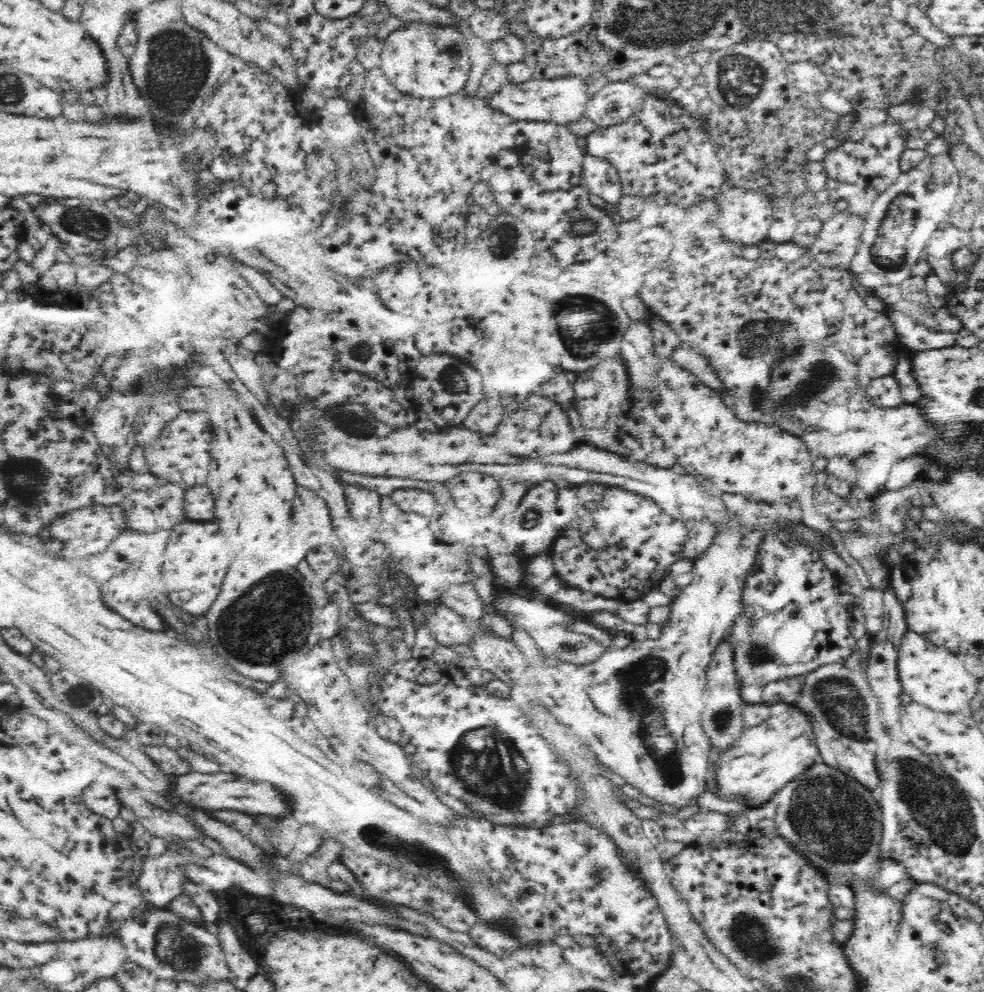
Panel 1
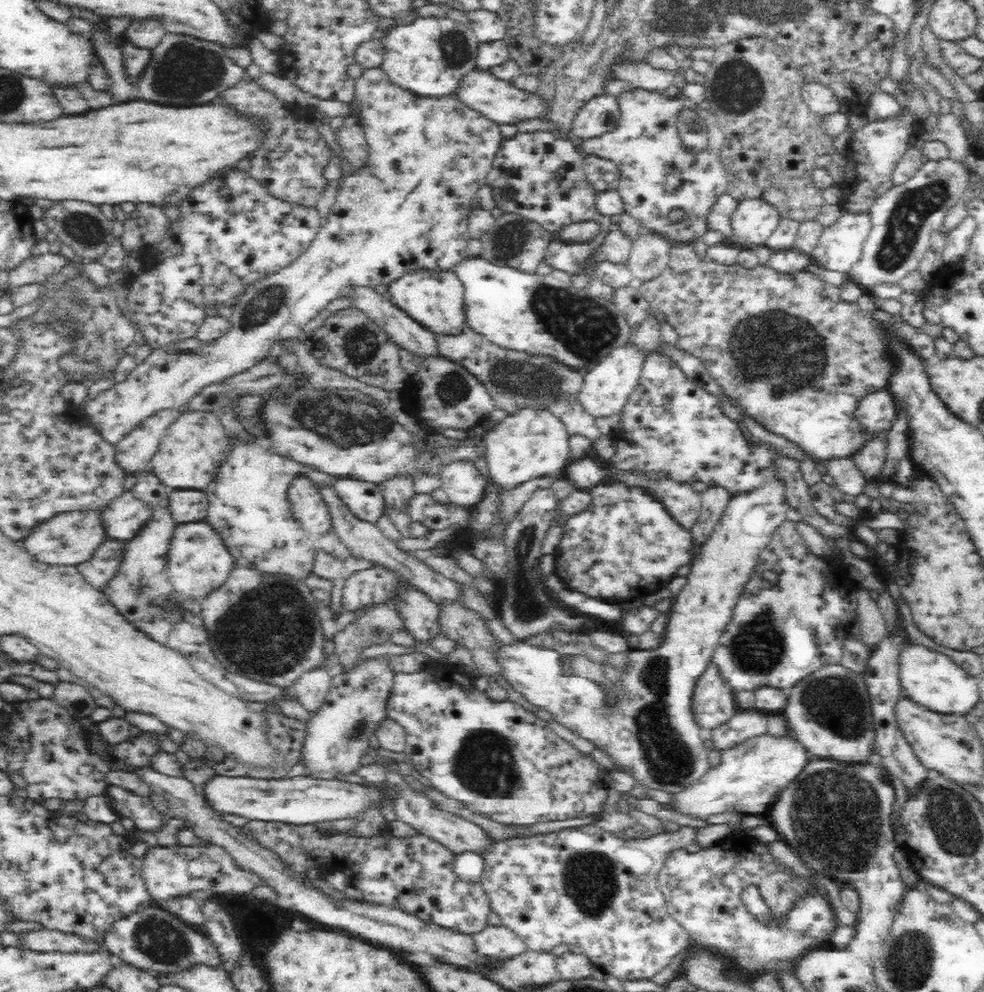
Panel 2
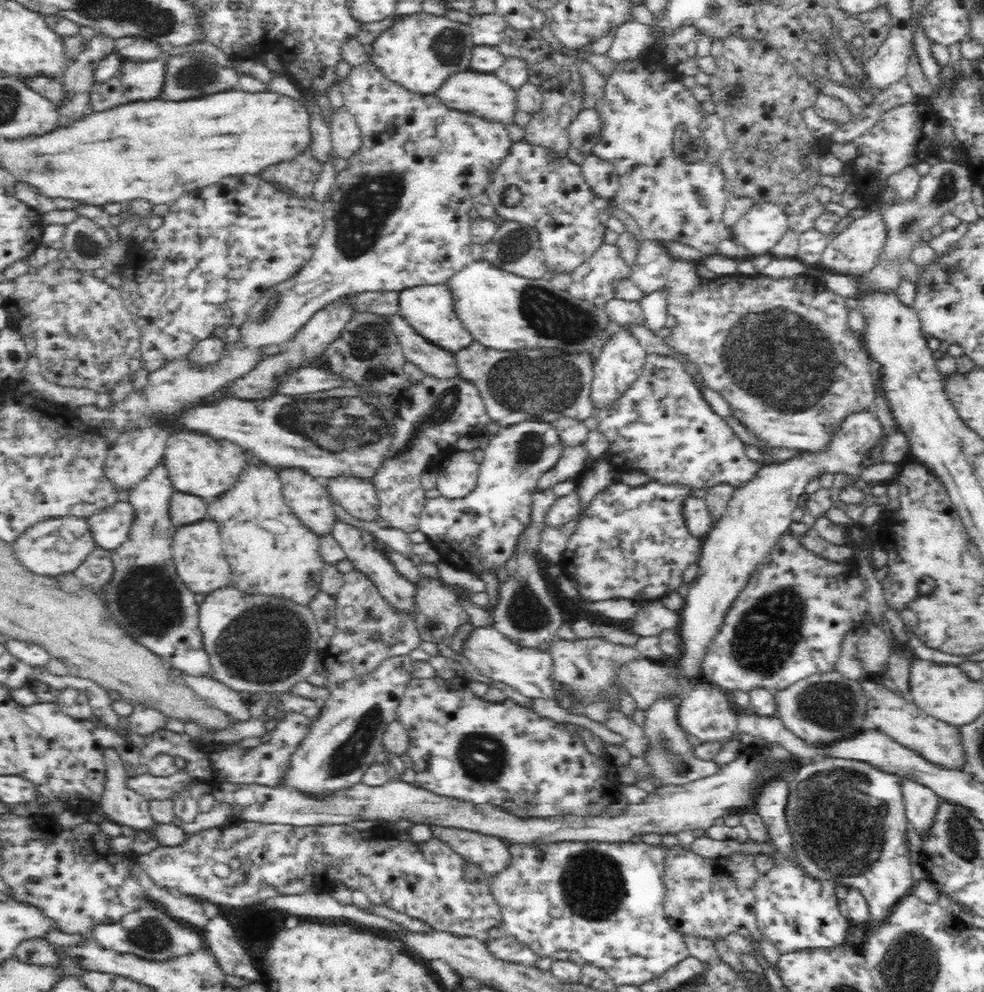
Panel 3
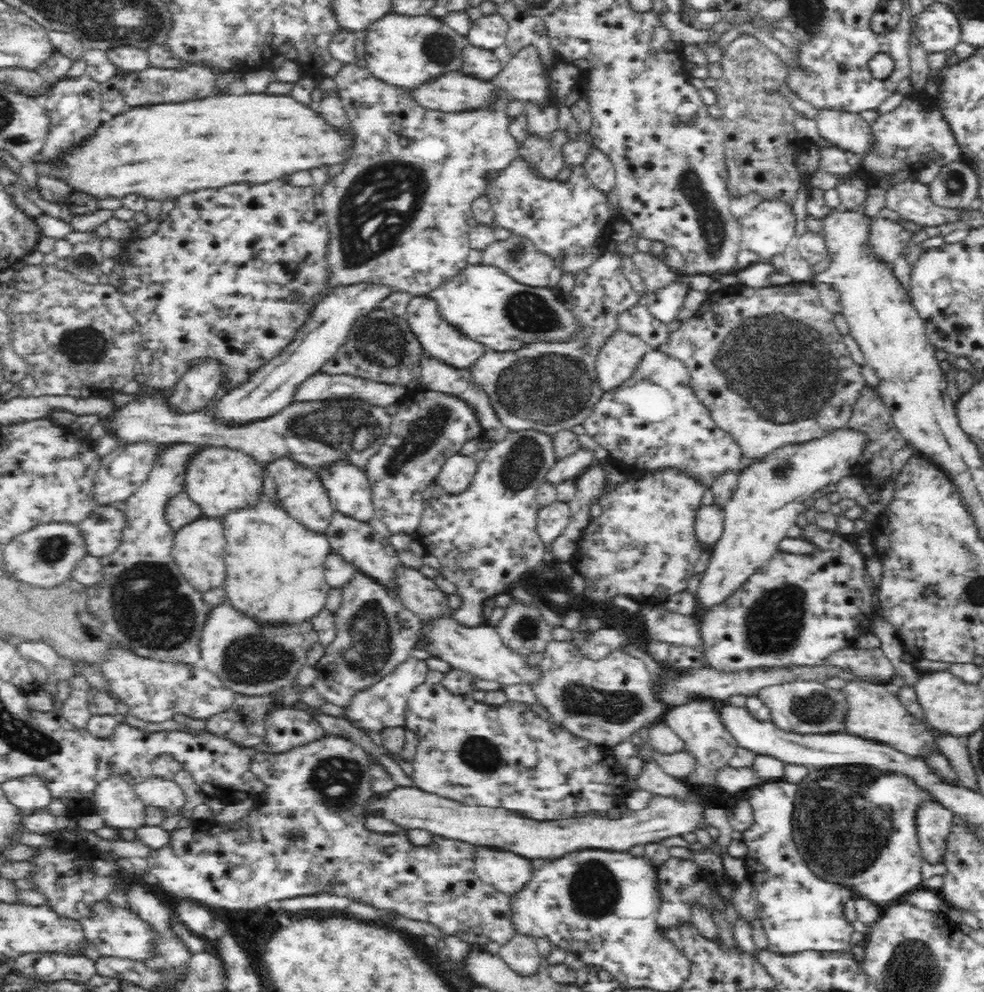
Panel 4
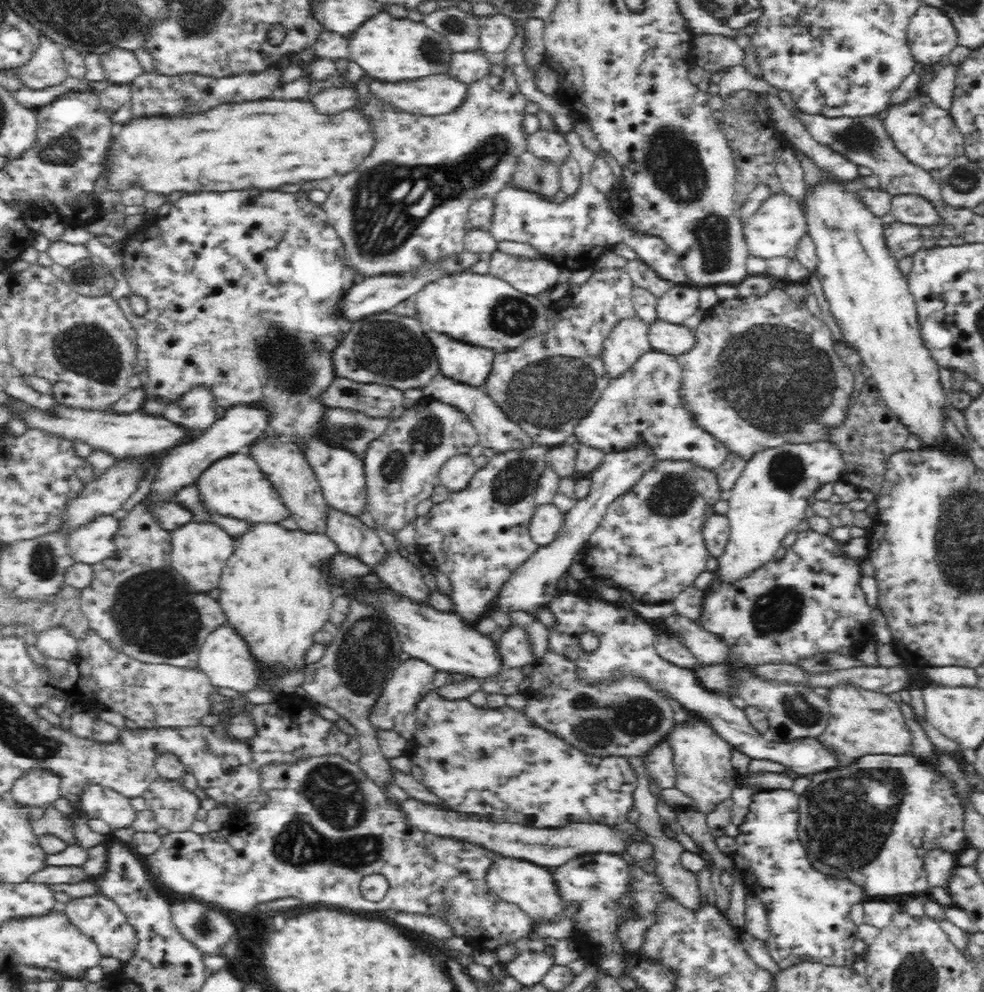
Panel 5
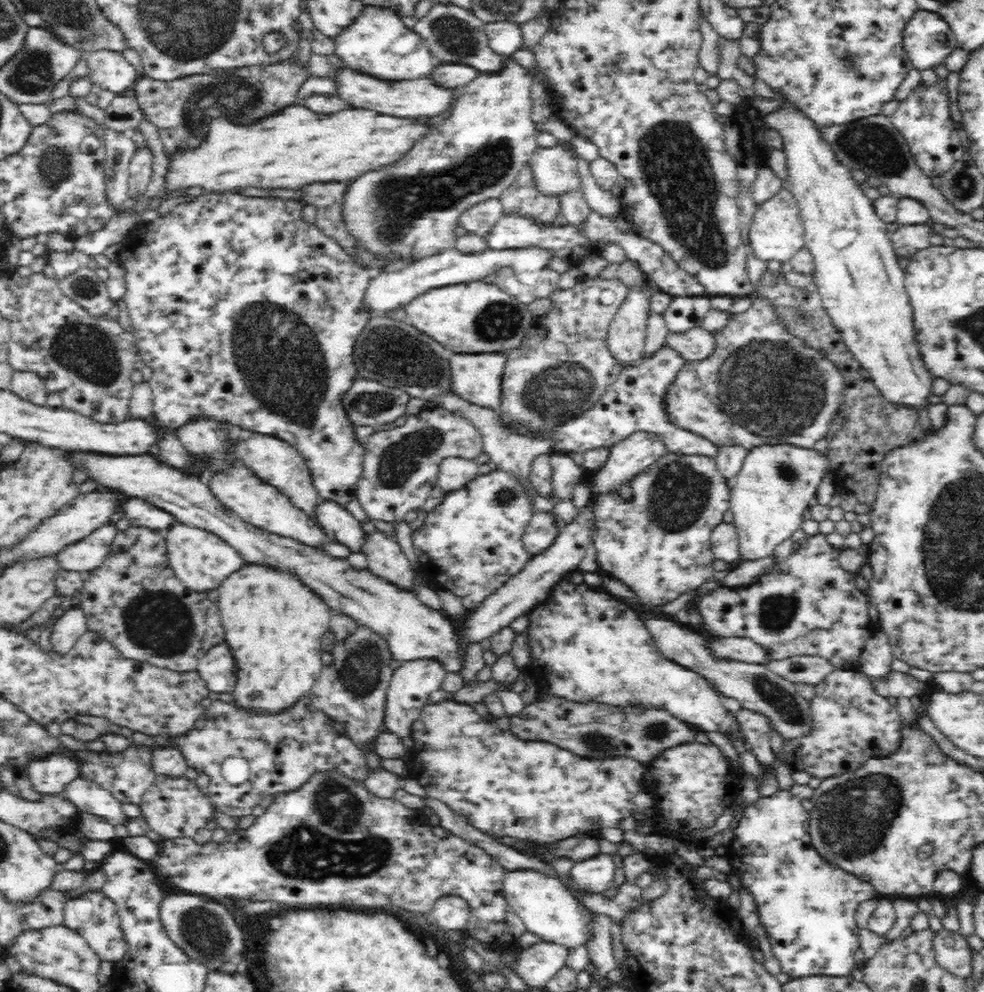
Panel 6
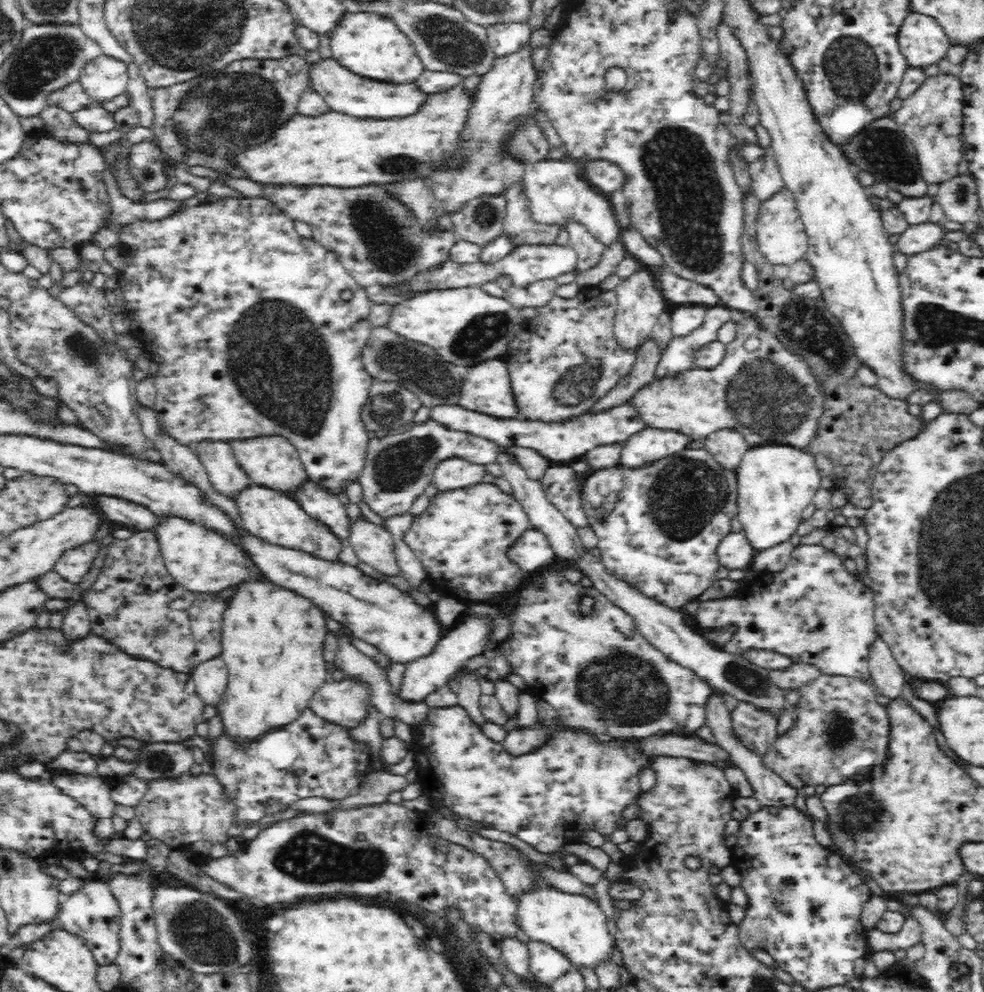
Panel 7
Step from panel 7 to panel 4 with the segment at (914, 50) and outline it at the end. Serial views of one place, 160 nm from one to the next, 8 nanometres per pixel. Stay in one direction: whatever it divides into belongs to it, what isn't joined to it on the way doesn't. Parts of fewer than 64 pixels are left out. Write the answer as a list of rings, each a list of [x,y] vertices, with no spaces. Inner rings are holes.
[[[940,1],[928,6],[918,18],[920,46],[929,53],[951,53],[961,41],[961,26],[958,15]]]

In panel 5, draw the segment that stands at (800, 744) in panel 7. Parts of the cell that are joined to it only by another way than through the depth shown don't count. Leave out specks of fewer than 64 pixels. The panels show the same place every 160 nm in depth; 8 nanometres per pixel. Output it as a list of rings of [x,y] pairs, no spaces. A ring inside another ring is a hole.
[[[839,684],[830,690],[827,697],[831,700],[830,726],[818,738],[824,738],[824,742],[828,746],[836,746],[836,750],[840,750],[840,754],[844,754],[844,758],[848,758],[848,764],[862,754],[879,756],[902,755],[911,752],[912,735],[906,725],[906,717],[904,717],[900,704],[894,702],[889,694],[865,690],[854,684]]]

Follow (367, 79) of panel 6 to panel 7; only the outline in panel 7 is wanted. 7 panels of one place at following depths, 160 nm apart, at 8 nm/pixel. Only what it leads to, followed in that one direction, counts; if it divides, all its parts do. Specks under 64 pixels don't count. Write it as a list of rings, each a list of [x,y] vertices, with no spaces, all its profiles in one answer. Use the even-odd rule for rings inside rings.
[[[329,57],[311,65],[312,87],[311,90],[319,92],[330,110],[338,110],[352,116],[372,116],[372,118],[404,118],[419,112],[420,108],[428,102],[431,94],[420,89],[418,83],[380,82],[372,78],[362,78],[348,68]]]

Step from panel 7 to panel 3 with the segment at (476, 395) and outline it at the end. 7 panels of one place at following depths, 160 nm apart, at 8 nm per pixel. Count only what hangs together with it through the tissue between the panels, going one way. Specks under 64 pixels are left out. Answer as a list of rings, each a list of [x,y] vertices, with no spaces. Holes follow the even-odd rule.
[[[450,283],[444,284],[422,284],[422,286],[412,286],[404,288],[398,294],[399,314],[404,320],[420,335],[436,345],[444,347],[447,351],[455,351],[460,347],[467,347],[473,340],[470,331],[464,327],[464,323],[458,318],[454,310],[454,298]]]

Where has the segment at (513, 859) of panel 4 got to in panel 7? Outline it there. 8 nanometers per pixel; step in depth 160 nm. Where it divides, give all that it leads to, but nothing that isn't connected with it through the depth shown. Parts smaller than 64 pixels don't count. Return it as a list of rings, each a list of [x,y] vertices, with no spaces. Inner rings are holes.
[[[532,885],[517,894],[519,926],[530,940],[549,944],[564,953],[574,968],[590,968],[604,959],[612,958],[614,937],[606,927],[606,916],[598,904],[583,894],[559,891],[550,885]]]

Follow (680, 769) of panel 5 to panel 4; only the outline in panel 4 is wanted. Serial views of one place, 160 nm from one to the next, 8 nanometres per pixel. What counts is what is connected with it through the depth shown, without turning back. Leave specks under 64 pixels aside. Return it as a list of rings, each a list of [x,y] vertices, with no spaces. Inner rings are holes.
[[[695,698],[687,704],[669,707],[662,716],[662,721],[686,741],[686,748],[684,749],[688,749],[698,757],[698,769],[690,777],[683,779],[690,787],[717,787],[714,781],[714,772],[728,766],[728,762],[736,753],[738,741],[732,733],[728,732],[724,721],[722,721],[722,715],[720,715],[723,703]]]

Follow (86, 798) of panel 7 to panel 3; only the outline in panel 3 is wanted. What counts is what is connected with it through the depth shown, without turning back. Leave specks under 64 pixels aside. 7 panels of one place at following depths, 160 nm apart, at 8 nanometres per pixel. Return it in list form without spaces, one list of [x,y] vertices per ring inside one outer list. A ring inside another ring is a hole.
[[[108,748],[108,750],[104,750],[103,755],[105,758],[106,776],[100,784],[102,812],[106,814],[108,820],[112,820],[120,826],[130,826],[135,831],[149,830],[152,826],[155,826],[156,822],[150,812],[149,800],[126,786],[125,779],[128,776],[117,752],[113,748]]]

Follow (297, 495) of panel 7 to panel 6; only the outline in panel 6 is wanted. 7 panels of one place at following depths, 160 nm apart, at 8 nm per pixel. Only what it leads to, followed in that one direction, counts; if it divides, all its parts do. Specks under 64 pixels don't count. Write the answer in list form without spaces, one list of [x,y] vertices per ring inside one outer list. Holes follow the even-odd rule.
[[[321,500],[316,508],[315,520],[328,540],[344,545],[351,553],[362,553],[364,550],[367,533],[346,507],[330,500]]]

